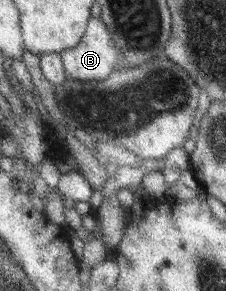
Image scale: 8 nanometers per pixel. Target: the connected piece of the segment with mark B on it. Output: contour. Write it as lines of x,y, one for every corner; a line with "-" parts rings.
99,16
91,17
85,29
84,35
72,49
59,53
62,69
67,79
102,81
110,75
119,60
119,53
112,47
111,36

